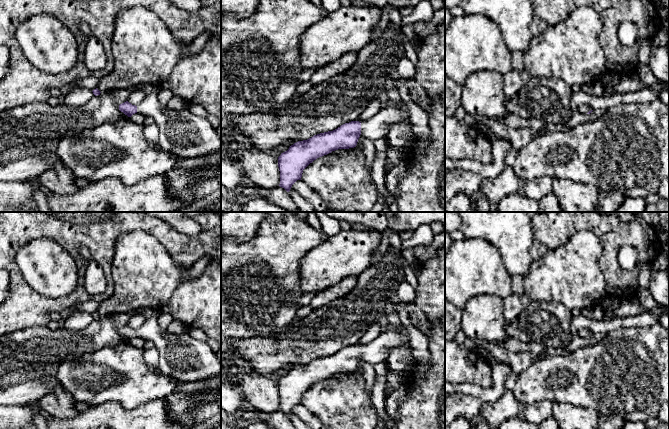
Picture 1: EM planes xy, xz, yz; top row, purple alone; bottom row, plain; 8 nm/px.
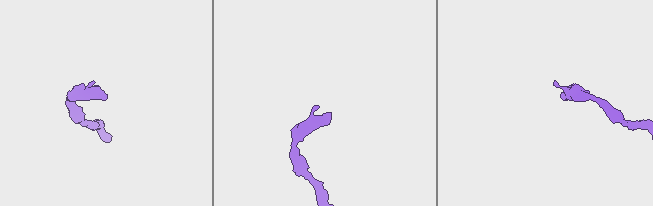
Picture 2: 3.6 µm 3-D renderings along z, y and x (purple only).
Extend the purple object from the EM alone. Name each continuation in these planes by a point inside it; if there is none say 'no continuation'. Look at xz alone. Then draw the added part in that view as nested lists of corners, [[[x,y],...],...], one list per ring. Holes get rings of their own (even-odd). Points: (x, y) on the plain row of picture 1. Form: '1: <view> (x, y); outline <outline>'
1: xz (377, 351); outline [[[388,324],[387,330],[372,342],[361,346],[361,360],[371,365],[387,361],[391,350],[395,347],[408,347],[411,349],[407,330],[397,331],[395,326]]]

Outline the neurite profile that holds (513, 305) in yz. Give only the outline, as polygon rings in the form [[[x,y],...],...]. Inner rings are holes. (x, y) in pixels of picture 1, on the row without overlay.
[[[512,293],[509,297],[503,299],[504,319],[507,323],[513,322],[520,313],[528,306],[530,300],[528,296]]]

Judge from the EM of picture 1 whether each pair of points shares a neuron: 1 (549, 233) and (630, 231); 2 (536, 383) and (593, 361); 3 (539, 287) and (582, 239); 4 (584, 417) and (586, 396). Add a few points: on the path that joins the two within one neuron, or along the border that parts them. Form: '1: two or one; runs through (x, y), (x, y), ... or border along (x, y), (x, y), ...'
1: one; runs through (569, 223), (598, 223), (610, 229)
2: one; runs through (550, 372), (560, 363), (579, 362)
3: one; runs through (551, 275), (573, 251)
4: two; border along (562, 402), (592, 407), (599, 414)

